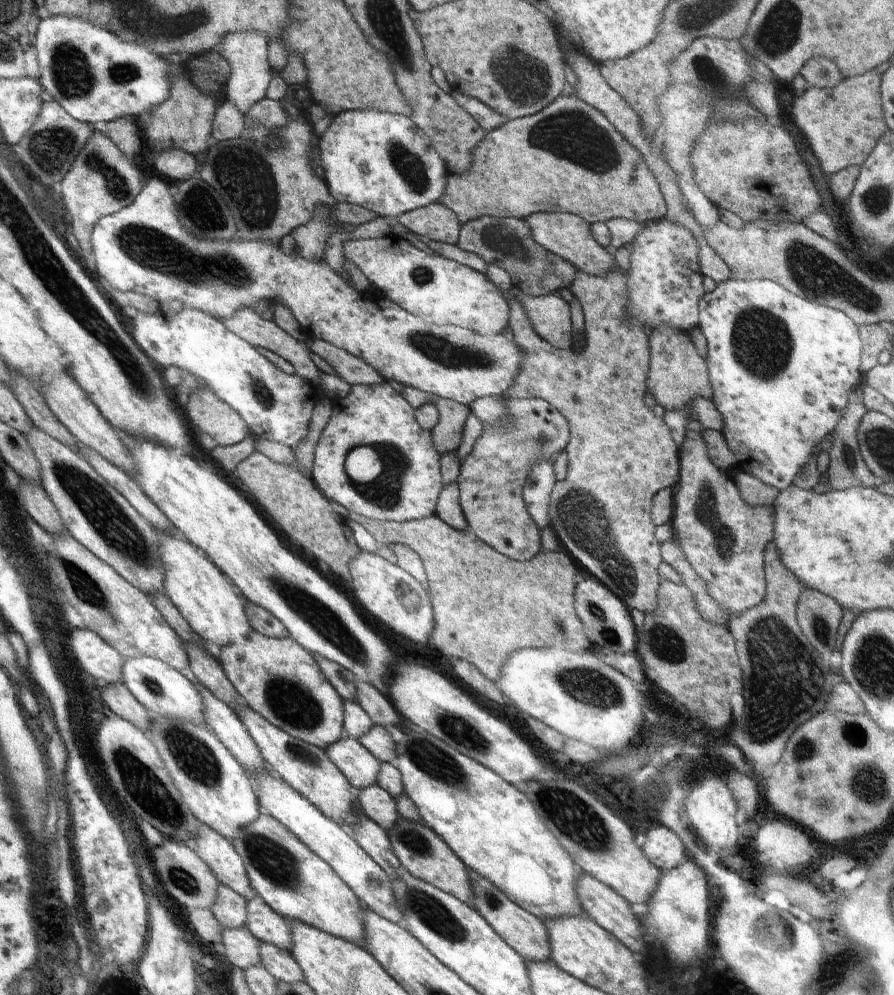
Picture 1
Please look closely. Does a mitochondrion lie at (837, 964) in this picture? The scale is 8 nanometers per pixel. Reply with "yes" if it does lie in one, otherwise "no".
no

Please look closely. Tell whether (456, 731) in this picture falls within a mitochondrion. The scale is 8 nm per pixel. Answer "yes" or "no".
yes

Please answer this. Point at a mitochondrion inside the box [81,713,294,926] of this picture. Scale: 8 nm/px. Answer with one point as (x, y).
(197, 760)

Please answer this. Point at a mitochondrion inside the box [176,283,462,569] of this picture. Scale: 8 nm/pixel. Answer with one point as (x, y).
(380, 483)

